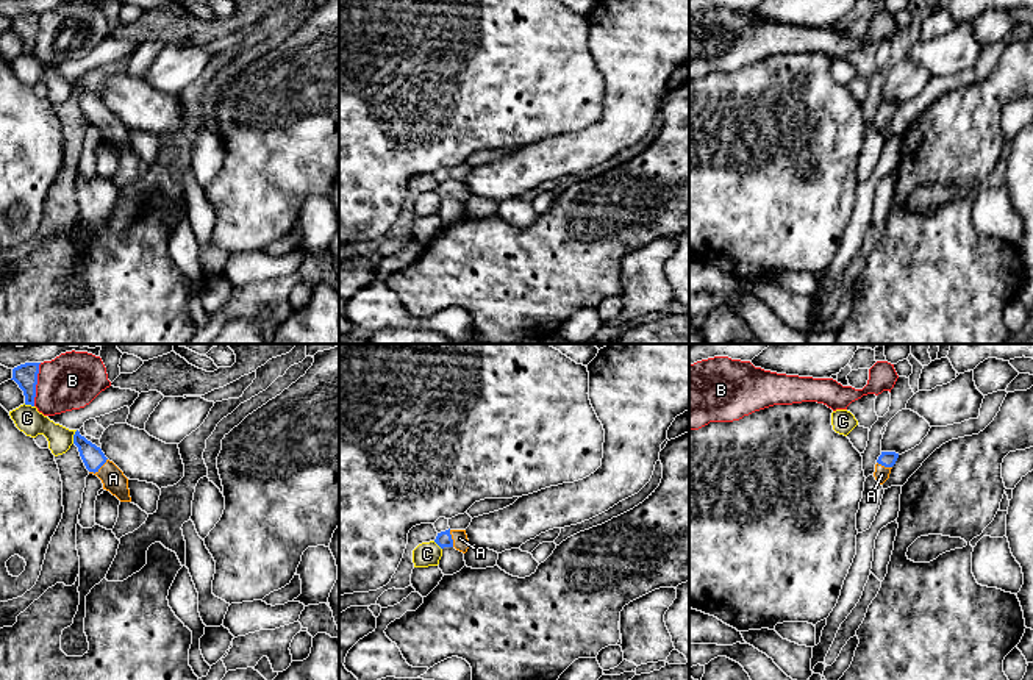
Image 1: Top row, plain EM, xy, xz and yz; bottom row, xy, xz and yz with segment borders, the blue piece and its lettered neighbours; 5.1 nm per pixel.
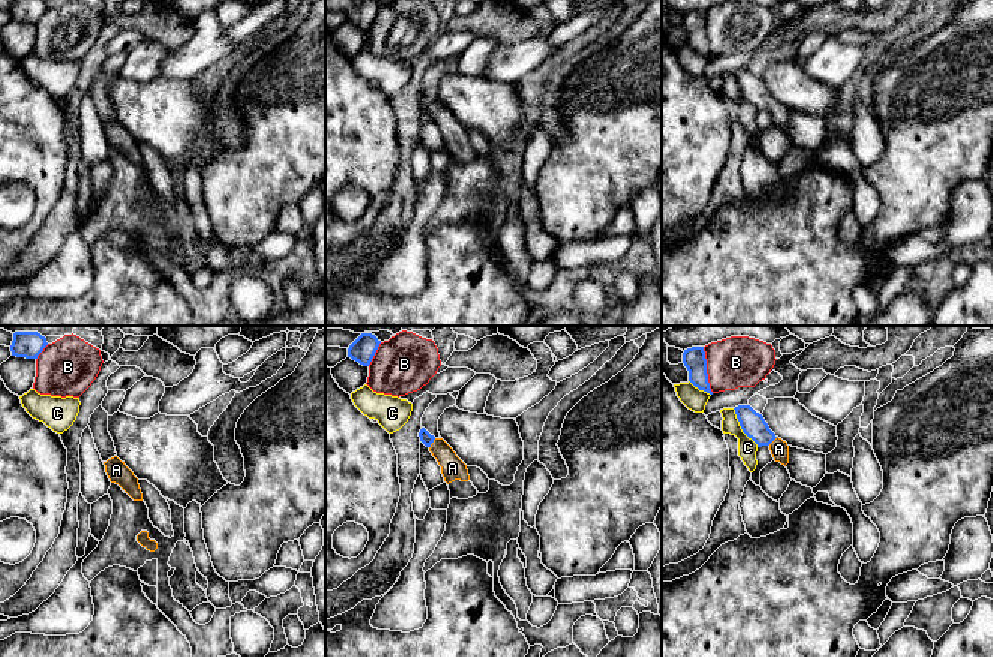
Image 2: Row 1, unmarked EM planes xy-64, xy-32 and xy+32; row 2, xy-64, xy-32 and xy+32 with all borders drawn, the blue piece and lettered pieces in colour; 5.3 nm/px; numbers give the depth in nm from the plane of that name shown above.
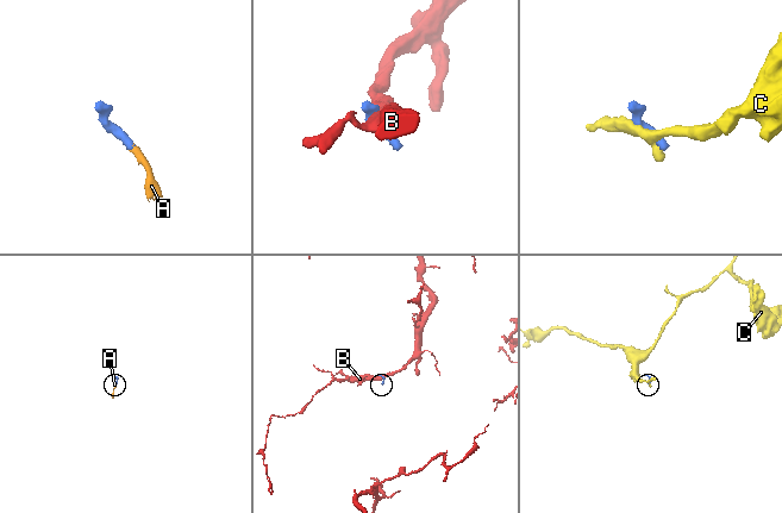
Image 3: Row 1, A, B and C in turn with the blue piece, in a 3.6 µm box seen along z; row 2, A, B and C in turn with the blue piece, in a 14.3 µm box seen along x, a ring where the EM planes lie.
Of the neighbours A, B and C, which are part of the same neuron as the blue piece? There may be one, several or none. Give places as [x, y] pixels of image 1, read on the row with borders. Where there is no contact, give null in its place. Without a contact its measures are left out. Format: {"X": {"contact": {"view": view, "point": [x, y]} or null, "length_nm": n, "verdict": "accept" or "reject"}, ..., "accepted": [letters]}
{"A": {"contact": {"view": "xy", "point": [99, 468]}, "length_nm": 120, "verdict": "accept"}, "B": {"contact": {"view": "xy", "point": [36, 383]}, "length_nm": 220, "verdict": "reject"}, "C": {"contact": {"view": "xy", "point": [74, 436]}, "length_nm": 80, "verdict": "reject"}, "accepted": ["A"]}

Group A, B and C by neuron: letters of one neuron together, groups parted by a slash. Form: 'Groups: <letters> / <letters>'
Groups: A / B / C

